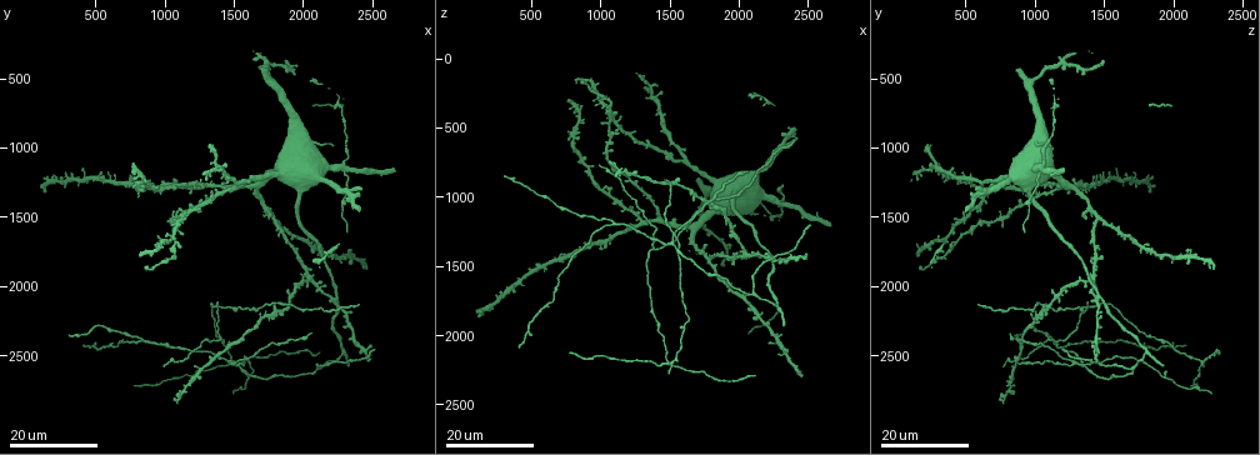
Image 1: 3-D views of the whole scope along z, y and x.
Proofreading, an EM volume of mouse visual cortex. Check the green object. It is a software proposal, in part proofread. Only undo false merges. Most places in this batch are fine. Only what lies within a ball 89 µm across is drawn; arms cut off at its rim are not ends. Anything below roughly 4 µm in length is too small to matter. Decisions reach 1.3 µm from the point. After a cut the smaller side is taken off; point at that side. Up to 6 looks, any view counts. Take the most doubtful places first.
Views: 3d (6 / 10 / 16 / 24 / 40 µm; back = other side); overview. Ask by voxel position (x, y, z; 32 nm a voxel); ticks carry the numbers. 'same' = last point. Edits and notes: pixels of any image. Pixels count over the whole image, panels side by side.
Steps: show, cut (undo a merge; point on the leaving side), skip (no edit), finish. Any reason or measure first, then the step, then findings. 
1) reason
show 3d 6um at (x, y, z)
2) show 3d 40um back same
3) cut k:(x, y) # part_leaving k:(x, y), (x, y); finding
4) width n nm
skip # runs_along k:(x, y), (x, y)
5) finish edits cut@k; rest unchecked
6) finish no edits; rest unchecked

looks like a crossing
show 3d 16um at (1540, 2540, 1280)

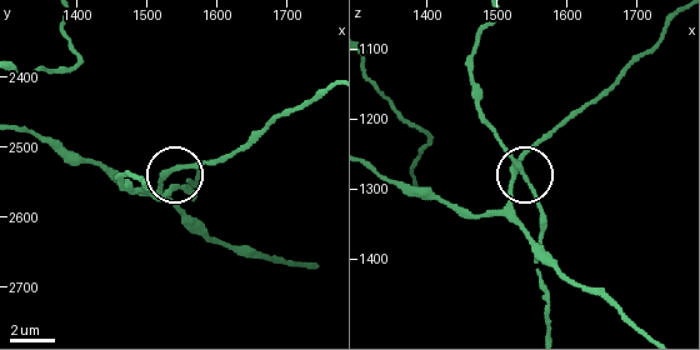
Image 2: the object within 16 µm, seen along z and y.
show 3d 6um at (1535, 2555, 1275)

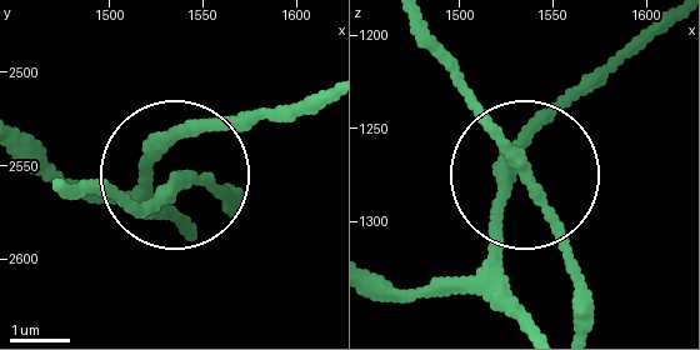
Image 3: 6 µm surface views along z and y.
arms 4
skip # runs_along 3:(531, 319), (496, 229), (526, 139), (596, 69); all the same neuron

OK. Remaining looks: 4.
four-way junction
show 3d 24um at (1380, 2140, 1400)

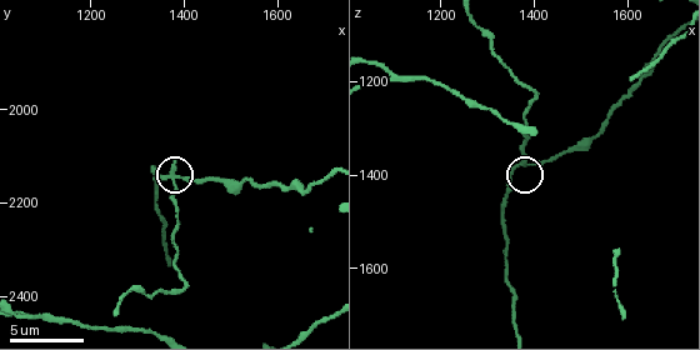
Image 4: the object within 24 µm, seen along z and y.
show 3d 6um at (1375, 2150, 1370)

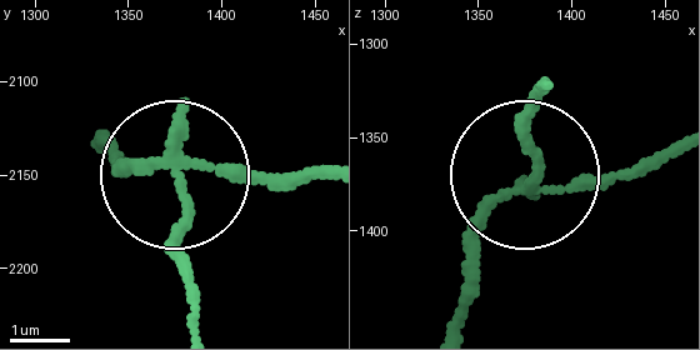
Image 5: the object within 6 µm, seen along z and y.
width 170 nm
cut 5:(180, 234) # part_leaving 5:(176, 169), (191, 328); two neurons meet here

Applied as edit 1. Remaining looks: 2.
finish edits cut@5; rest unchecked

